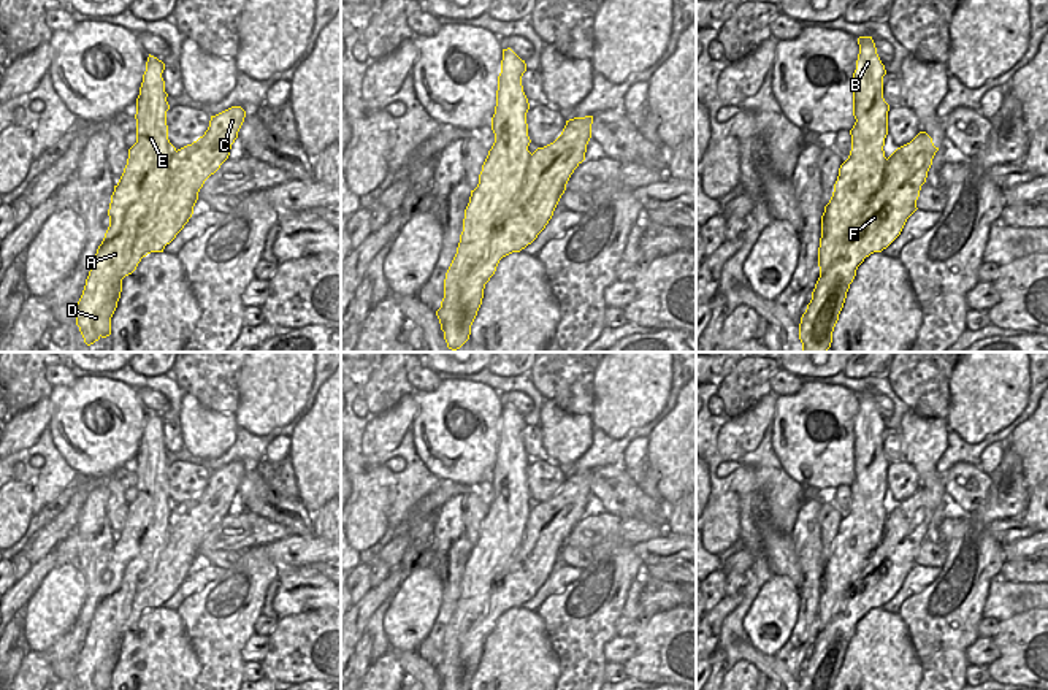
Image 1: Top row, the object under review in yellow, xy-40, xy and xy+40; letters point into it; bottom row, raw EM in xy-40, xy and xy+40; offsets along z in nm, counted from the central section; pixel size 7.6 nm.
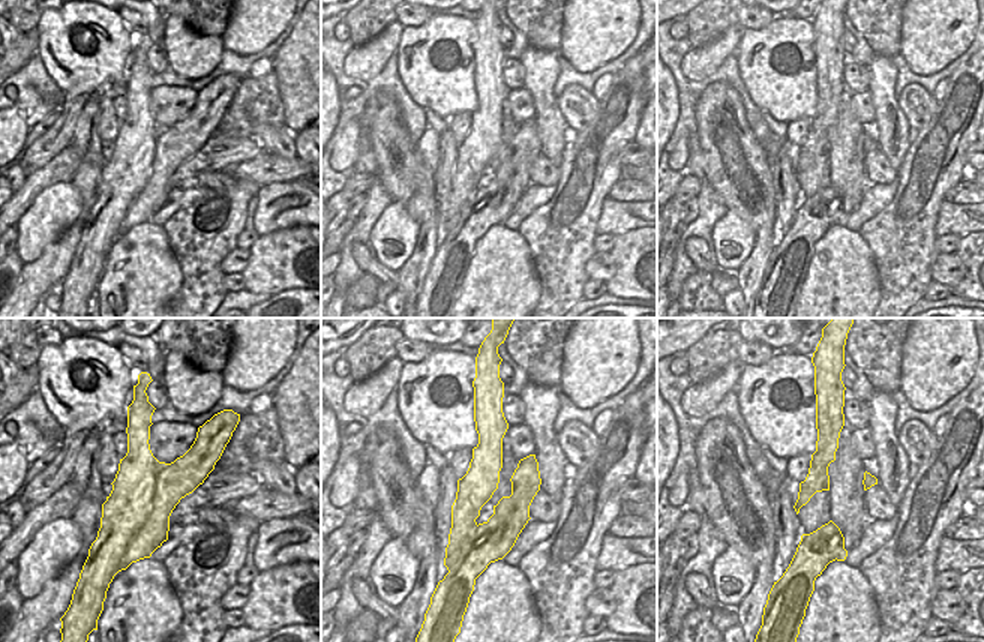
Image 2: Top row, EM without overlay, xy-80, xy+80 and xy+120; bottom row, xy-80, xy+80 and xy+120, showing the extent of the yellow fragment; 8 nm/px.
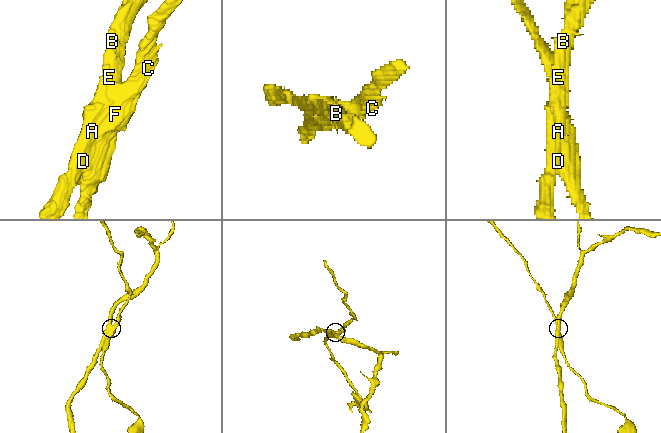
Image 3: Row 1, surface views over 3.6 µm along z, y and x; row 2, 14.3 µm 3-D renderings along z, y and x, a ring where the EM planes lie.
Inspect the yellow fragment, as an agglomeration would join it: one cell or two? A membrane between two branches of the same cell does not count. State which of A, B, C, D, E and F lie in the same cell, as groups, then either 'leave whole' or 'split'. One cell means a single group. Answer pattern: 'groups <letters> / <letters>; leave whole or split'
groups A B D E / C F; split

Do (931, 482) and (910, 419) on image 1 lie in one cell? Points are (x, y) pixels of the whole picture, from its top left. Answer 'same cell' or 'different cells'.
same cell

